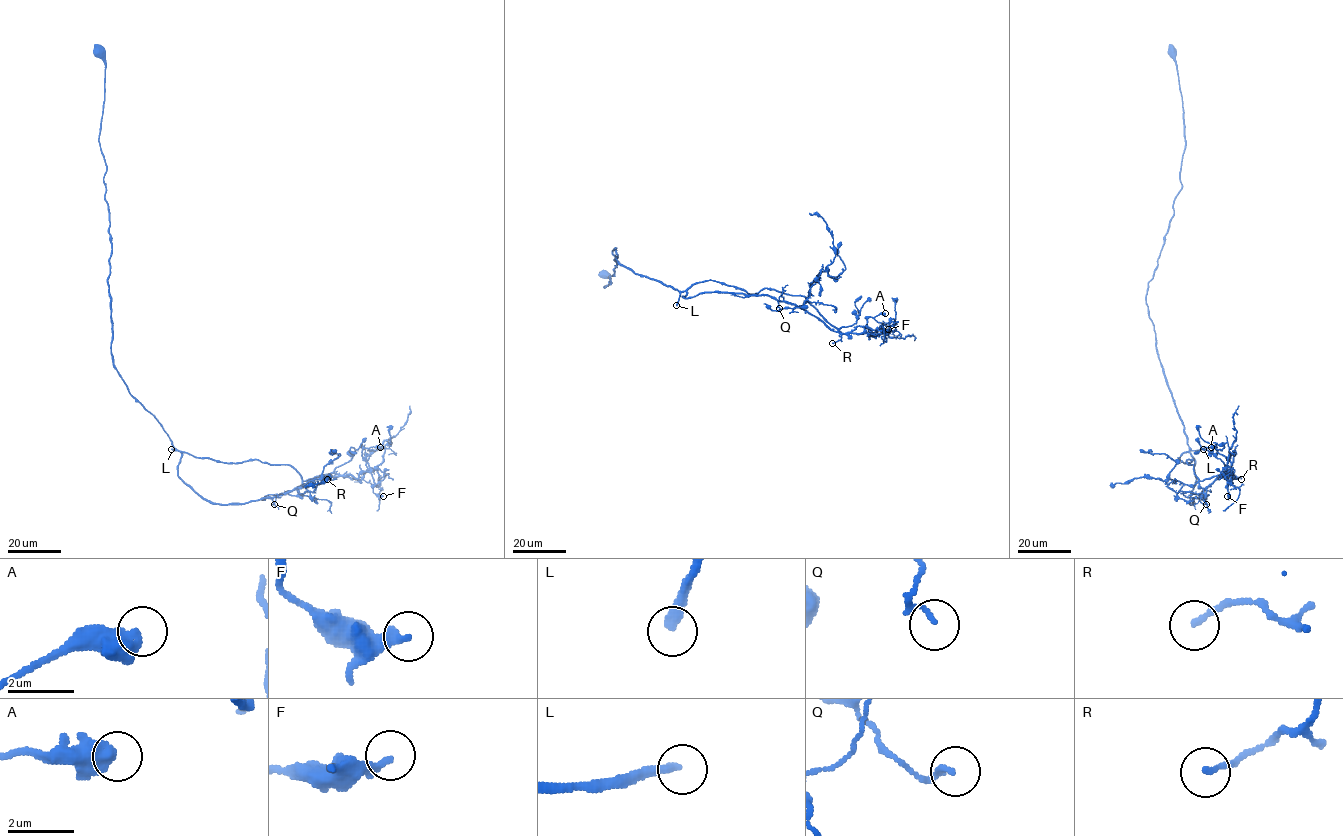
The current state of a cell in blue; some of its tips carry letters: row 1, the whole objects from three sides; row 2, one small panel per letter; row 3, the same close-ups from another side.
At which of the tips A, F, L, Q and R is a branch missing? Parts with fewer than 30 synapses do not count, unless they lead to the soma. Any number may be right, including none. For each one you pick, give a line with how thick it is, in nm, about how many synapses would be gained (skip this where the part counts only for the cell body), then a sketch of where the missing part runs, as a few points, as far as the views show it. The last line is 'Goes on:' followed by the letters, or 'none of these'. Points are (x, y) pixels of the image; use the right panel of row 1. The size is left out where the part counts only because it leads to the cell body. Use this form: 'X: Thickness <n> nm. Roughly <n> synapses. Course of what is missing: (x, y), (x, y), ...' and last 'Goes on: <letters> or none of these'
L: Thickness 280 nm. Roughly 80 synapses. Course of what is missing: (1203, 449), (1248, 444), (1281, 405), (1291, 368), (1286, 364), (1287, 355), (1280, 354), (1289, 336), (1298, 279)
Goes on: L

